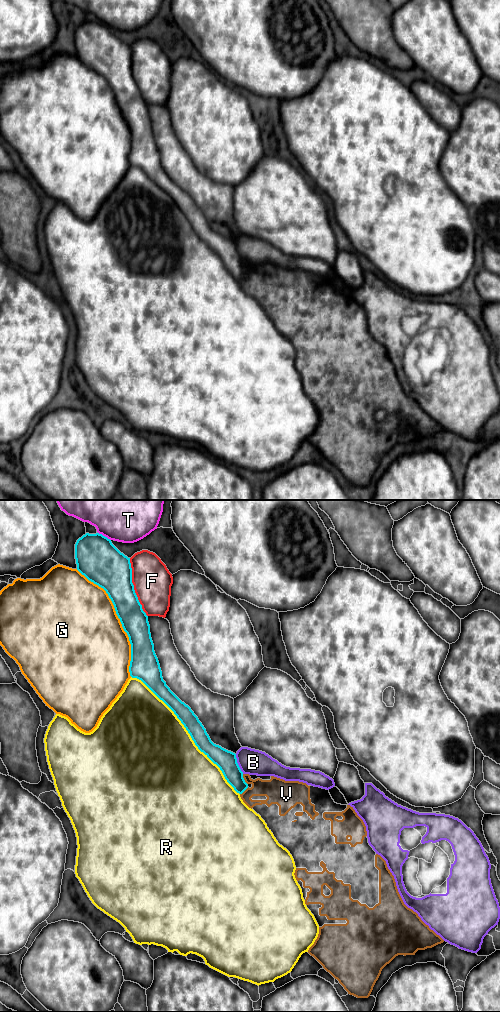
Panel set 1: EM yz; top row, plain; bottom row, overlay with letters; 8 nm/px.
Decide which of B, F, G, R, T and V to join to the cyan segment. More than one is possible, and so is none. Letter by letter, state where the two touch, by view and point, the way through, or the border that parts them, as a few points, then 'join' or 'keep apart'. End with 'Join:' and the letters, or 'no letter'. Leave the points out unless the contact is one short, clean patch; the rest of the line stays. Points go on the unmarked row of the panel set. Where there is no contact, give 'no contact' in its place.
B: yz (237, 252) | along yz (235, 242), (237, 252), (243, 261) | keep apart
F: yz (133, 75) | keep apart
G: yz (119, 106) | keep apart
R: yz (188, 220) | keep apart
T: yz (104, 24) | keep apart
V: yz (243, 267) | keep apart
Join: no letter

